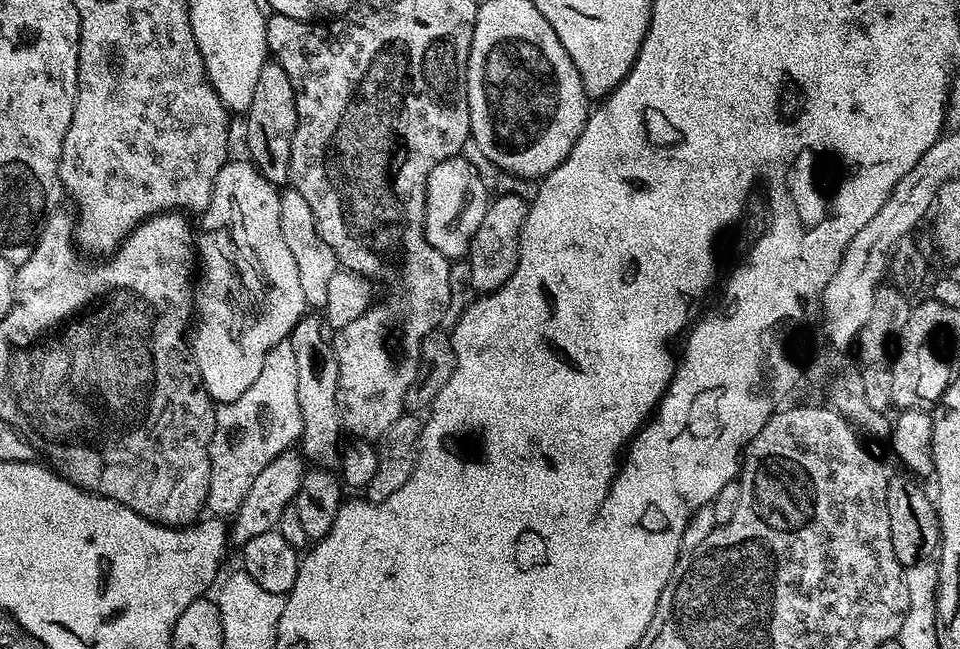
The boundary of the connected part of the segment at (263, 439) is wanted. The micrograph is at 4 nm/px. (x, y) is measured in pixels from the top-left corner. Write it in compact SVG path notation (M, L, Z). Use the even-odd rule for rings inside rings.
M285 342L274 346L262 362L262 371L254 384L243 392L237 400L220 404L216 409L214 438L208 447L210 454L210 490L208 491L207 511L216 518L231 518L242 506L246 490L254 483L254 478L262 474L262 469L270 466L278 454L289 451L299 441L302 430L302 410L298 410L298 358L294 356L294 346Z

